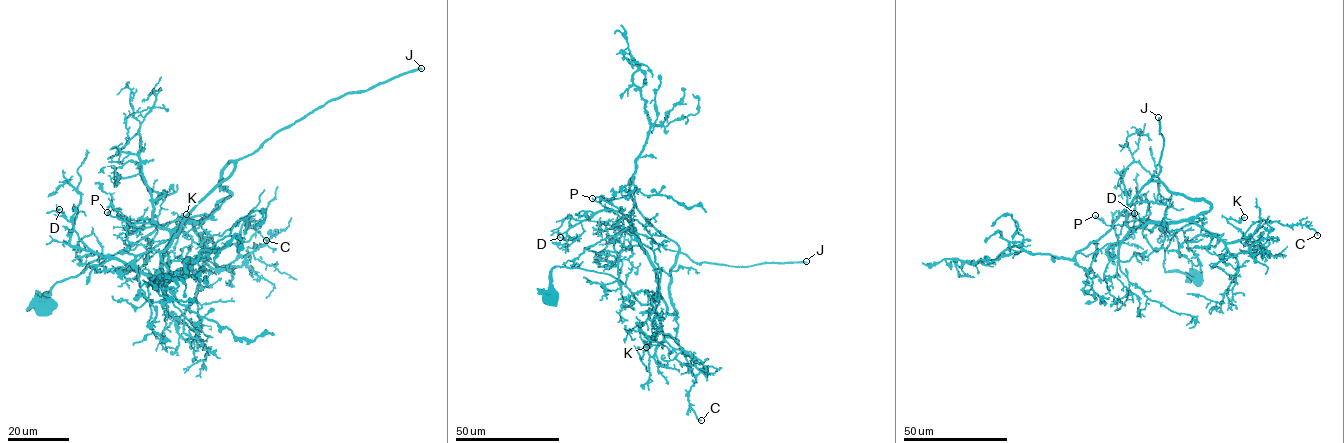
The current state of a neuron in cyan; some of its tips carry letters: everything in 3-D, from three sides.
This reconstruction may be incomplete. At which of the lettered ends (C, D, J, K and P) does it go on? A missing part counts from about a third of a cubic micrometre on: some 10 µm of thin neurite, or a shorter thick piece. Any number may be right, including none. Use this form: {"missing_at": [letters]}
{"missing_at": ["J", "P"]}

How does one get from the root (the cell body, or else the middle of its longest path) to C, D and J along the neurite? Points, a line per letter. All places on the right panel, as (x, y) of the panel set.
C: (1198, 280), (1163, 266), (1172, 237), (1201, 219), (1193, 217), (1226, 242), (1263, 220), (1317, 235)
D: (1198, 280), (1163, 266), (1193, 216), (1134, 228), (1108, 256), (1113, 223), (1134, 213)
J: (1198, 280), (1163, 266), (1172, 237), (1201, 220), (1193, 217), (1210, 204), (1150, 180), (1160, 169), (1158, 117)

